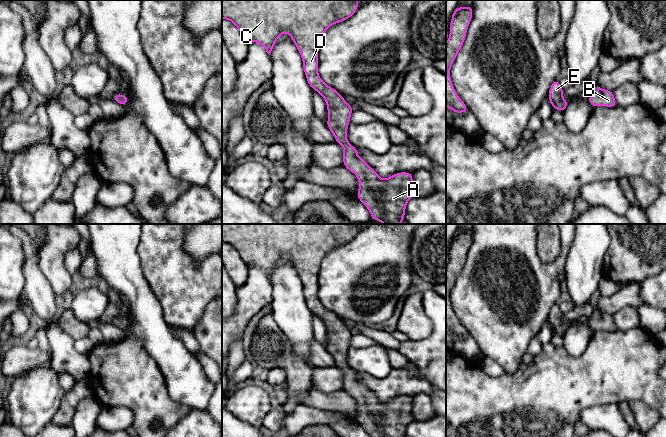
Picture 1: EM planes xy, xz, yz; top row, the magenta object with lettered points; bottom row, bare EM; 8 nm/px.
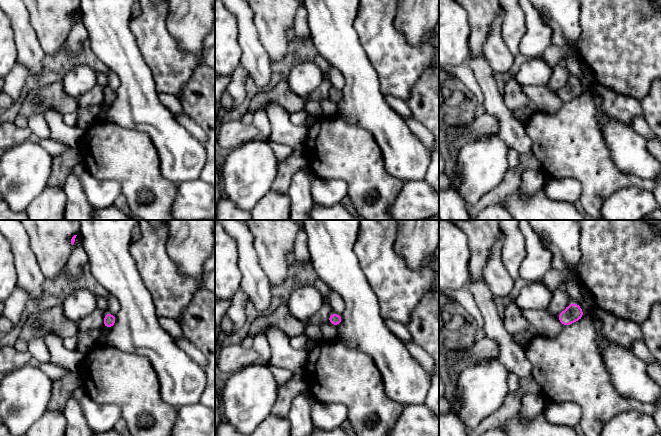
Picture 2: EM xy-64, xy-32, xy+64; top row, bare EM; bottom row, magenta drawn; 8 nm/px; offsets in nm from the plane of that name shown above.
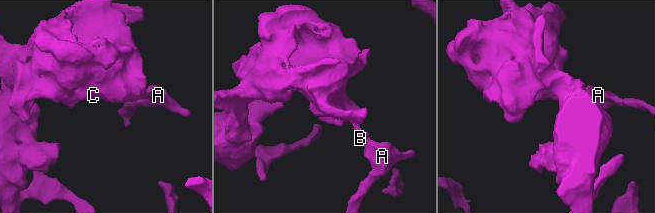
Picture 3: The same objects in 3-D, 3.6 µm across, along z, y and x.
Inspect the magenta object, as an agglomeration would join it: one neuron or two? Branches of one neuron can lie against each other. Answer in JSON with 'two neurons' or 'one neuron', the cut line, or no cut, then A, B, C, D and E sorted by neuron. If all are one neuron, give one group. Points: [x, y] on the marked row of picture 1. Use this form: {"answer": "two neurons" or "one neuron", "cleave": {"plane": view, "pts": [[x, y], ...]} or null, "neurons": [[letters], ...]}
{"answer": "one neuron", "cleave": null, "neurons": [["A", "B", "C", "D", "E"]]}

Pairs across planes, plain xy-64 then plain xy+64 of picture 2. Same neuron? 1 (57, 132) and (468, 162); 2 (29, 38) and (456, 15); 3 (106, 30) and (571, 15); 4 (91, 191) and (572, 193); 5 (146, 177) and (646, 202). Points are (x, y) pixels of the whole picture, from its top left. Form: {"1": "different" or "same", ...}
{"1": "different", "2": "different", "3": "same", "4": "same", "5": "different"}

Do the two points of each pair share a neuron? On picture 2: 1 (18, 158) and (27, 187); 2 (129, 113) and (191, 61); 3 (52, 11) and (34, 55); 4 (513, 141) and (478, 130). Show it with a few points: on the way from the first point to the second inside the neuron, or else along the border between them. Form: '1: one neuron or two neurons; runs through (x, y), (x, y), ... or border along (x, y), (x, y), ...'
1: one neuron; runs through (22, 165), (22, 180)
2: two neurons; border along (148, 67), (155, 84), (155, 89), (159, 93)
3: two neurons; border along (30, 20), (30, 25), (45, 54)
4: two neurons; border along (486, 112), (497, 120), (498, 131), (495, 134)

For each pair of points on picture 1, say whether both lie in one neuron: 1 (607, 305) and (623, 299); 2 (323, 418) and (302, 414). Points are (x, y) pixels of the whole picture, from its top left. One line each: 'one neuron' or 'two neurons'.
1: one neuron
2: one neuron

